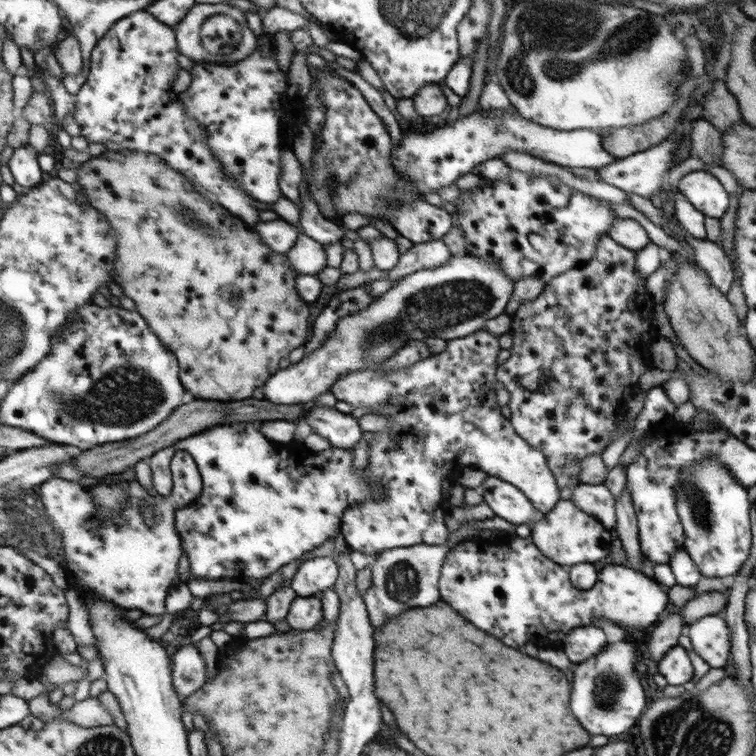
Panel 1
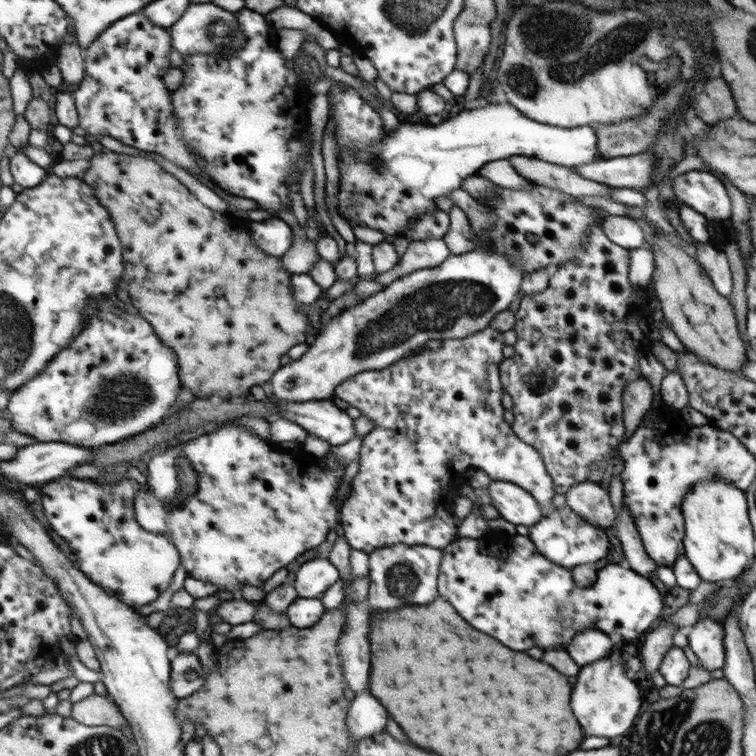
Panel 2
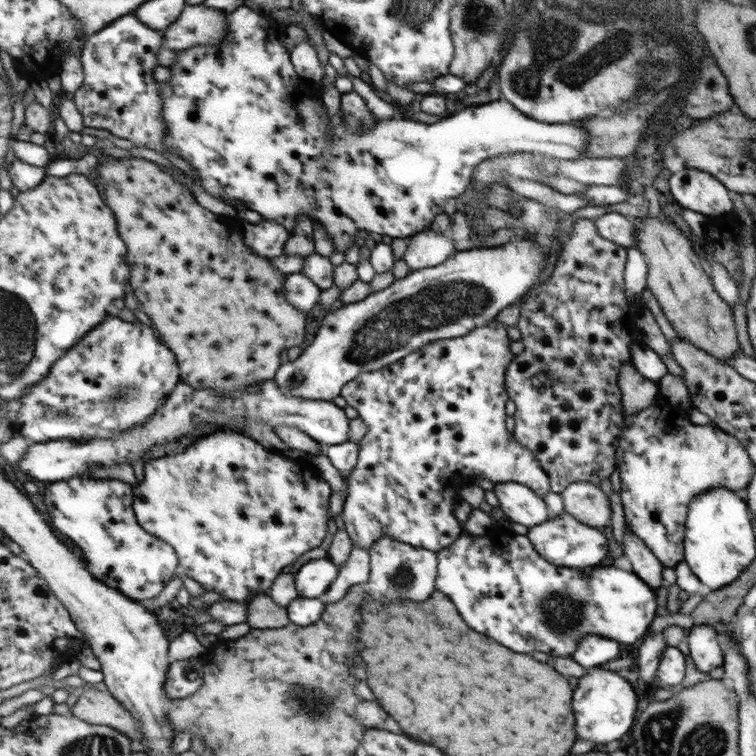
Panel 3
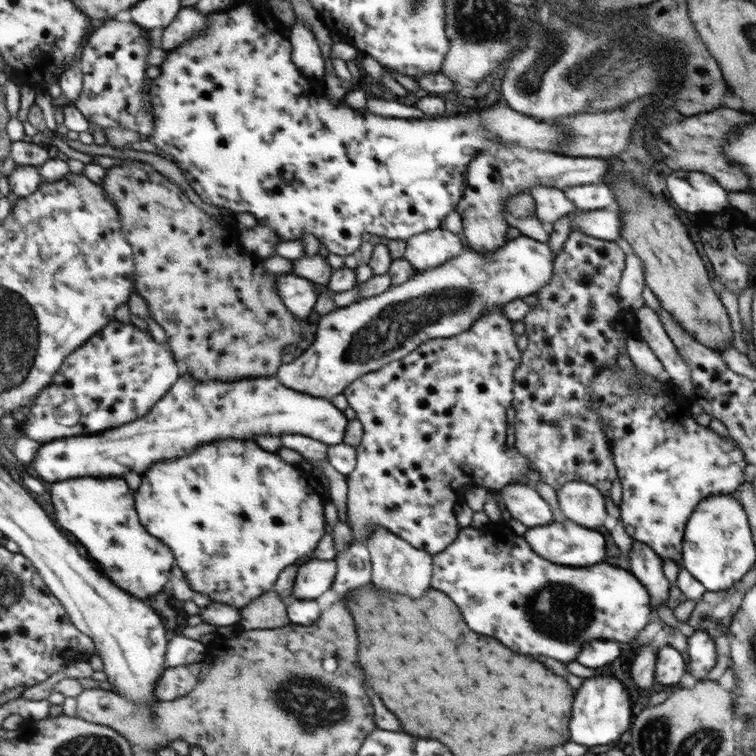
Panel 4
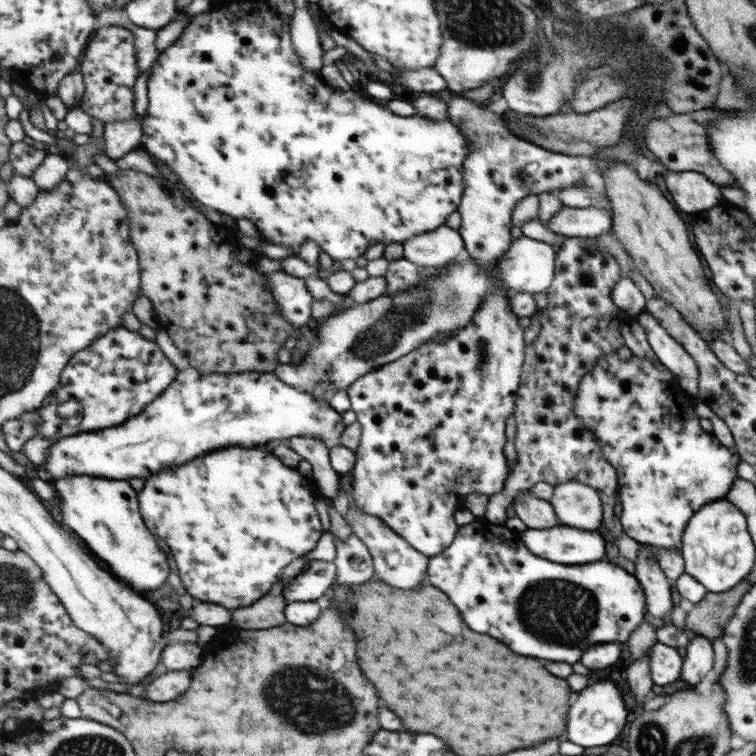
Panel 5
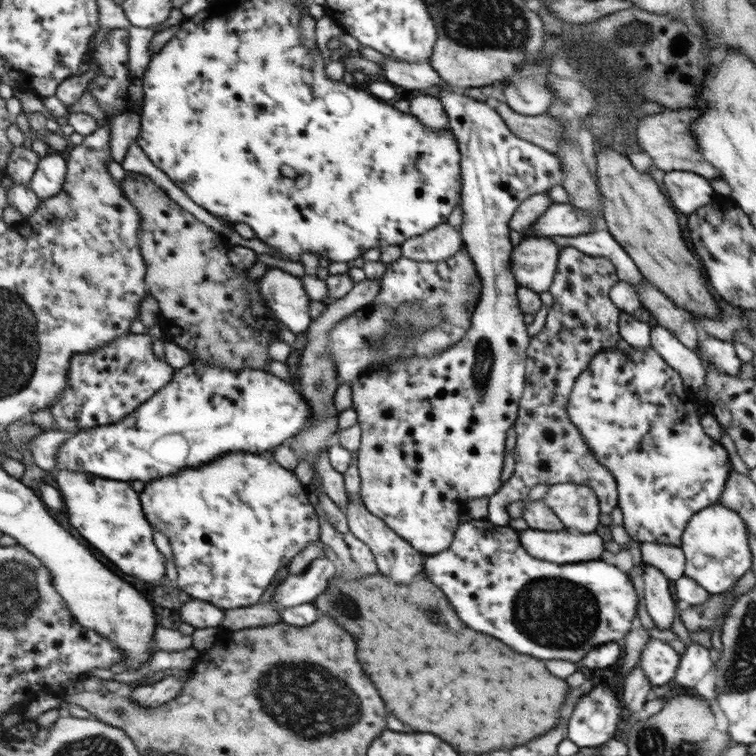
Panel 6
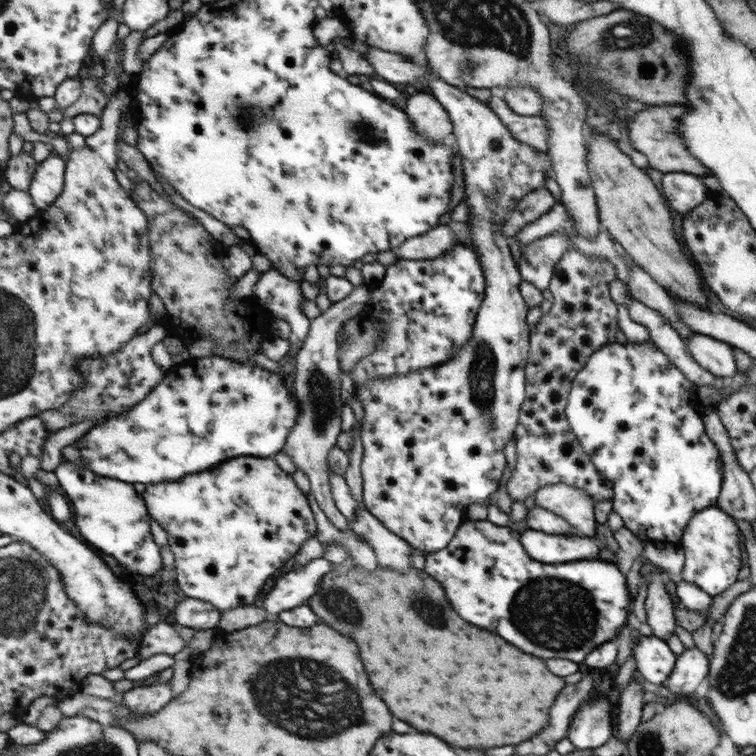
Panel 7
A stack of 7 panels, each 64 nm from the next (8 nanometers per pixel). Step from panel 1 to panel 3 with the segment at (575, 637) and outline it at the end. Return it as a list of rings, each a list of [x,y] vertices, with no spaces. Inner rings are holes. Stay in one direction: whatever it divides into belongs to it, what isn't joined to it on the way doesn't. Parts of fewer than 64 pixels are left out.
[[[589,634],[589,636],[583,636],[583,638],[579,639],[577,648],[573,650],[571,658],[579,666],[589,669],[616,659],[618,654],[618,643],[616,641]]]

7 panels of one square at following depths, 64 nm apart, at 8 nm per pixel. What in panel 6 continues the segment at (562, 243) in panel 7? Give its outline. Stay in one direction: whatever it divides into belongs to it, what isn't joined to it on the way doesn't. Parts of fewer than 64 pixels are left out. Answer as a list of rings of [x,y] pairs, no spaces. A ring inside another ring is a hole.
[[[529,237],[512,246],[509,270],[515,285],[533,292],[545,292],[552,284],[560,246],[548,237]]]

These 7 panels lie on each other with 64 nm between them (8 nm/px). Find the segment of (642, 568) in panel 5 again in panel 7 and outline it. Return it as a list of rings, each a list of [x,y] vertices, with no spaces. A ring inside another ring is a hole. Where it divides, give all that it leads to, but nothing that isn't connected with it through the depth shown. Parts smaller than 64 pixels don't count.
[[[650,573],[644,580],[646,581],[644,600],[646,623],[651,628],[652,636],[659,640],[670,637],[676,628],[673,616],[676,604],[665,590],[664,579],[665,577],[659,574]]]

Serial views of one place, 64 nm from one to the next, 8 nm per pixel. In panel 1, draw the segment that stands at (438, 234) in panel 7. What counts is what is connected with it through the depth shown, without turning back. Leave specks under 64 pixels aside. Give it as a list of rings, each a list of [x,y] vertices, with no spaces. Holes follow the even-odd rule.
[[[441,239],[419,244],[413,243],[407,251],[399,255],[395,266],[387,271],[384,279],[389,282],[397,281],[413,272],[437,268],[451,257],[449,249]]]

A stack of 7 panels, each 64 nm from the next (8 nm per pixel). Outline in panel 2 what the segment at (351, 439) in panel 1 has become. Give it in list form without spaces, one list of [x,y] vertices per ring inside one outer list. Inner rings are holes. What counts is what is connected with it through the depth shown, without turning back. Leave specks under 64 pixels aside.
[[[270,387],[266,391],[265,401],[275,420],[289,420],[330,446],[341,446],[355,437],[351,418],[345,411],[335,407],[331,399],[291,402],[277,398]]]

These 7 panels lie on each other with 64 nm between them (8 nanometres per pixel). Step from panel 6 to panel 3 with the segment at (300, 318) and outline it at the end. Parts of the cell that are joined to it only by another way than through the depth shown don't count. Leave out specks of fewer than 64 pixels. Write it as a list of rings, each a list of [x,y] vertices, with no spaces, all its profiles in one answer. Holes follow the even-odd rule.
[[[294,273],[287,276],[285,289],[289,302],[298,309],[307,312],[311,310],[317,302],[320,302],[323,288],[317,286],[313,280],[310,280],[303,274]]]

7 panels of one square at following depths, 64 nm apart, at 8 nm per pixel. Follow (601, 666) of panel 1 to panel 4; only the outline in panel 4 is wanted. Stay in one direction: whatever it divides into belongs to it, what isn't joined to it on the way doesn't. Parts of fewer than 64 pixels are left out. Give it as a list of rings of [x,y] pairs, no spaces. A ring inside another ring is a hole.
[[[595,673],[593,676],[583,679],[581,686],[577,688],[577,700],[573,700],[573,738],[575,744],[589,746],[601,746],[617,740],[631,722],[631,702],[625,686],[615,680],[613,676],[601,676]]]

